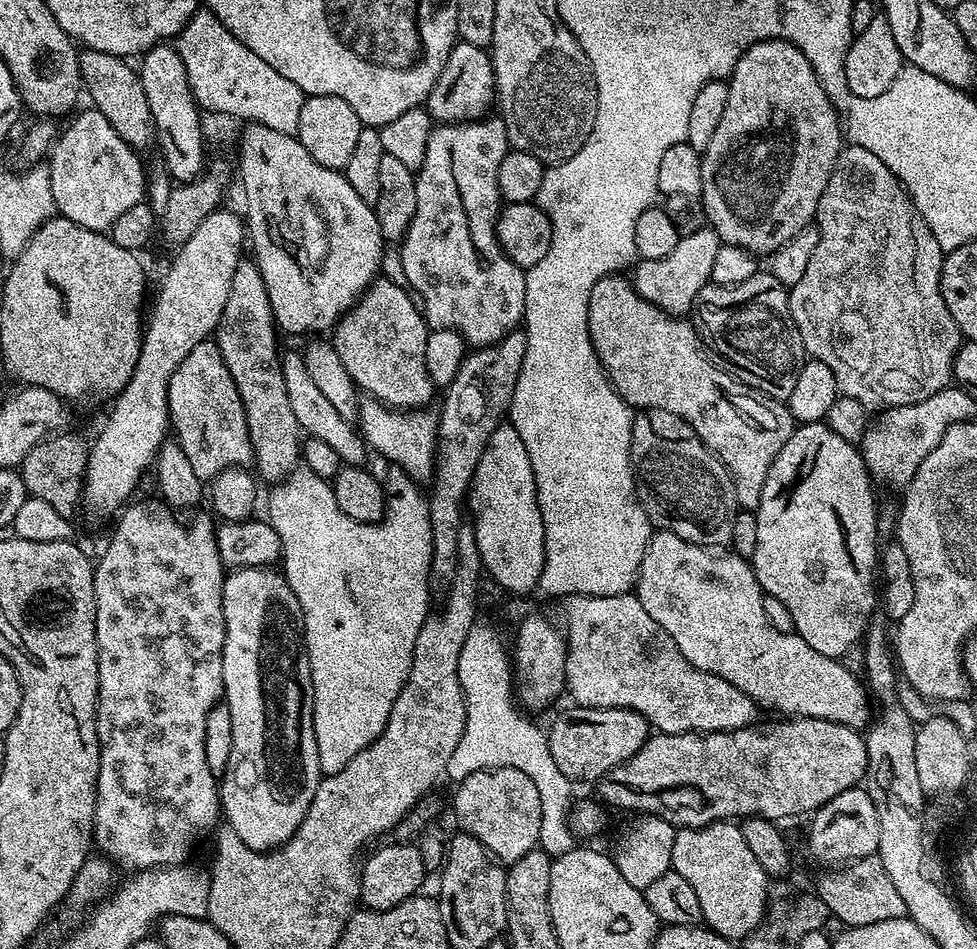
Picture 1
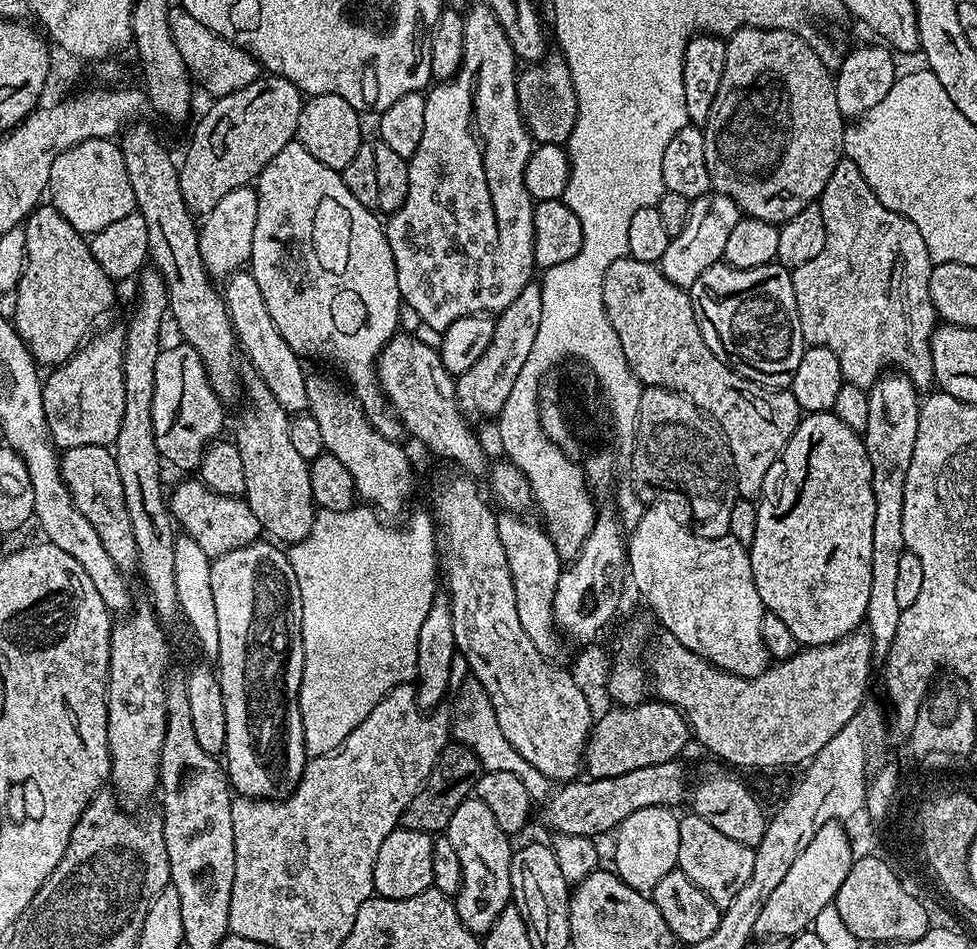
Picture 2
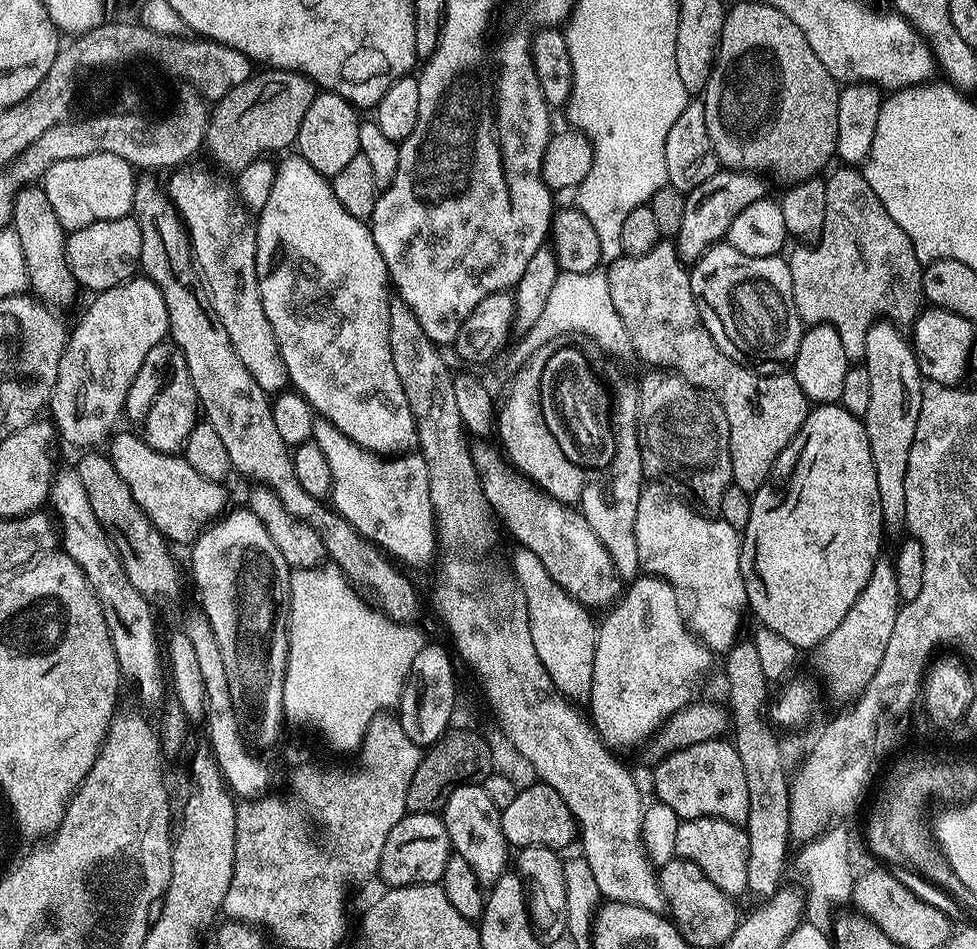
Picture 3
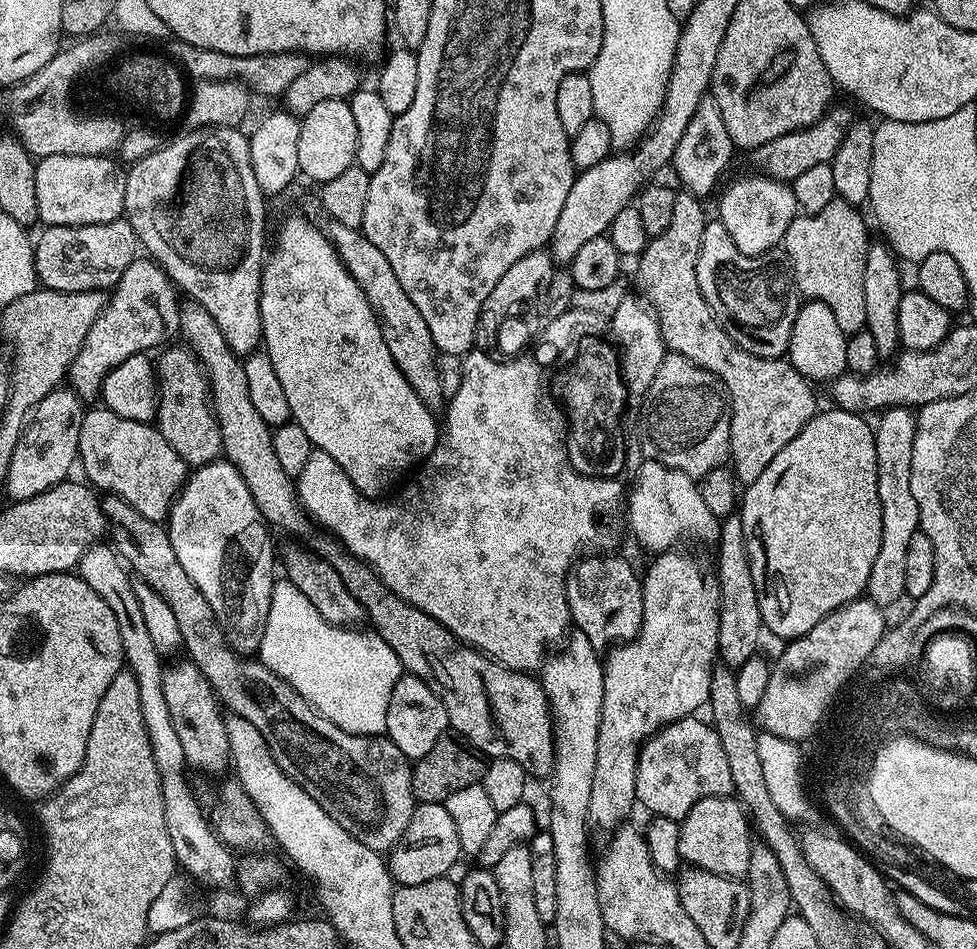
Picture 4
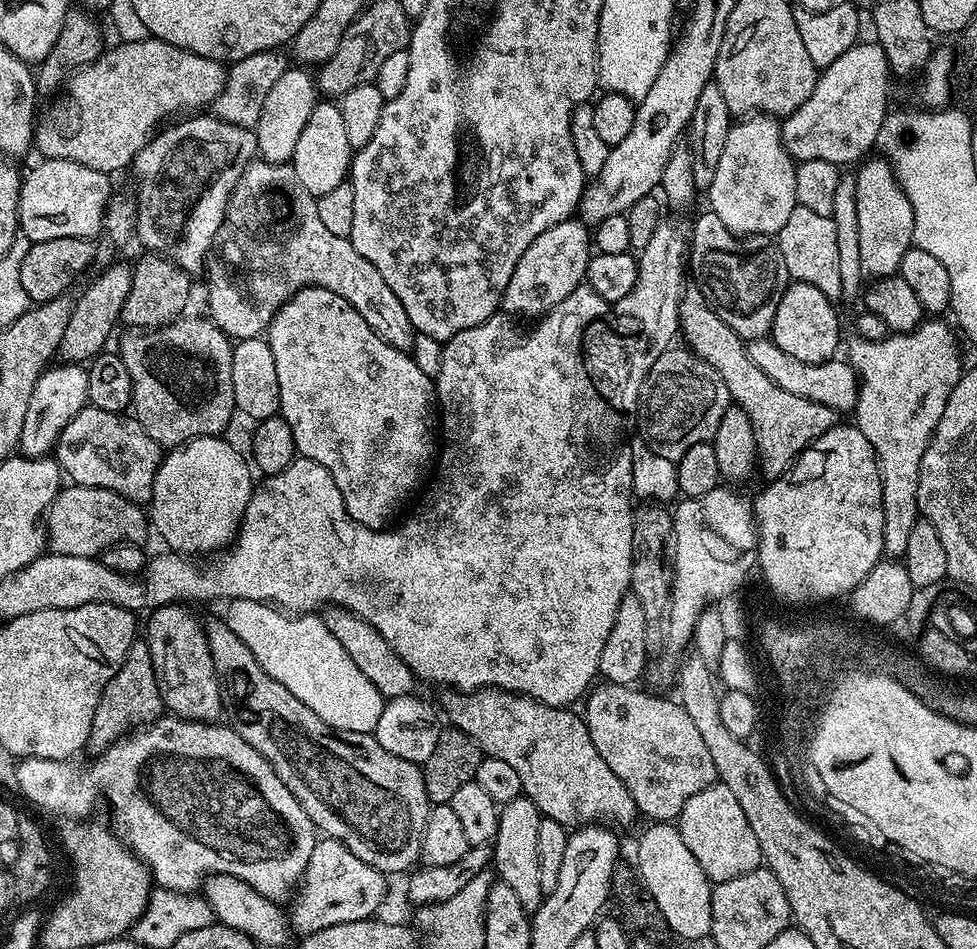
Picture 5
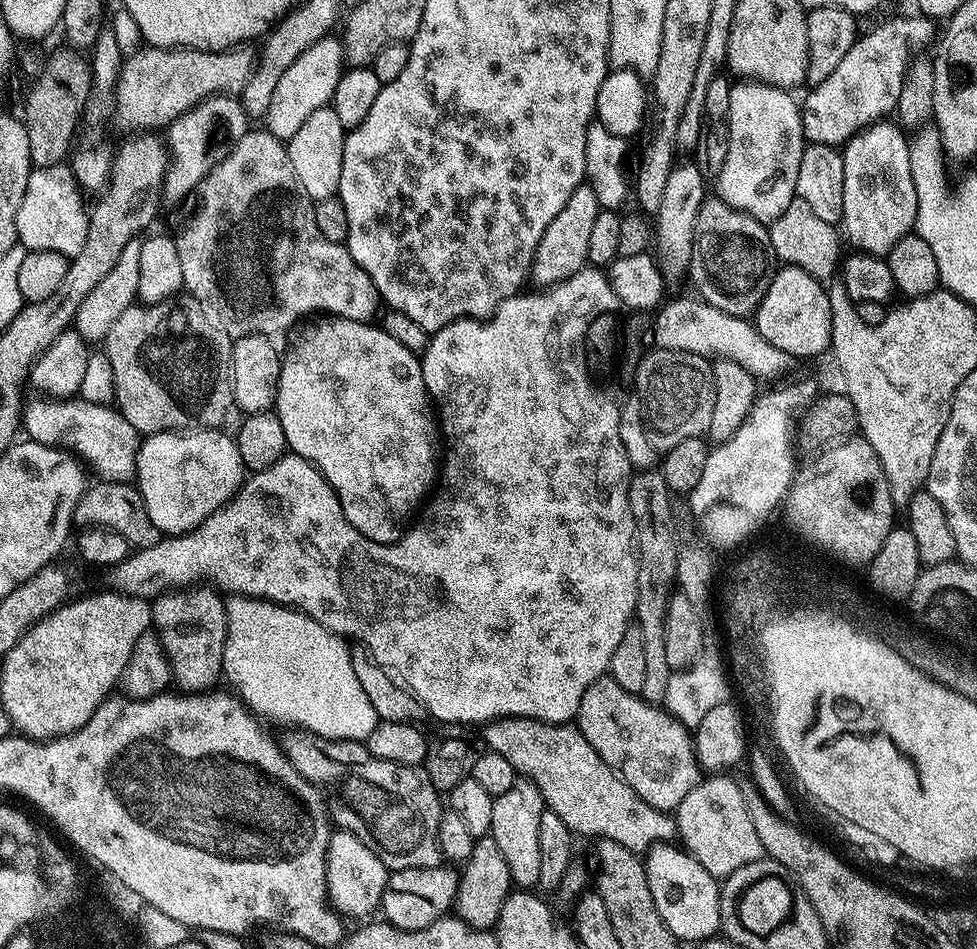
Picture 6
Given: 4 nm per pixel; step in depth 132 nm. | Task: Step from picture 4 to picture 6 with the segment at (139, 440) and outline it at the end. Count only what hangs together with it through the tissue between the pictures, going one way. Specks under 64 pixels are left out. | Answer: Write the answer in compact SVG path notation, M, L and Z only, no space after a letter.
M79 398L38 399L29 404L27 401L22 408L22 428L27 439L71 450L90 466L92 463L101 481L113 480L126 484L135 477L136 455L142 436L134 430L134 426L130 426L130 422L126 422L119 410Z

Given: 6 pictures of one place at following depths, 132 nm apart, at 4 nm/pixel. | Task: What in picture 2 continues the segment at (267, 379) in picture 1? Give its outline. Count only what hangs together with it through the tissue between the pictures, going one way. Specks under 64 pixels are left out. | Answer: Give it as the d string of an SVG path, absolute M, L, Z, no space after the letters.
M250 366L242 372L242 400L248 403L248 409L240 416L234 443L242 454L242 466L246 470L243 499L248 501L254 518L258 518L267 535L269 532L273 536L269 536L273 541L291 546L308 537L318 511L312 503L309 461L303 460L290 442L290 414L278 406L278 398L270 394L270 386L266 386Z

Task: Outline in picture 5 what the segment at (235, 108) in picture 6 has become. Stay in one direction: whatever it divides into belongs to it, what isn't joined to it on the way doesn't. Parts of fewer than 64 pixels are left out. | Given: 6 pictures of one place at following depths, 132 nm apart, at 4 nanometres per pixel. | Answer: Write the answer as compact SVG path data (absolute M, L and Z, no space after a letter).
M192 114L184 119L176 122L181 124L168 126L173 128L165 127L157 131L148 145L132 160L130 172L136 175L140 183L134 191L135 235L138 240L140 236L149 253L165 256L184 272L195 274L199 268L201 271L205 267L221 235L224 215L228 212L228 198L235 190L238 178L257 155L256 134L251 128L227 124L225 120L211 114Z

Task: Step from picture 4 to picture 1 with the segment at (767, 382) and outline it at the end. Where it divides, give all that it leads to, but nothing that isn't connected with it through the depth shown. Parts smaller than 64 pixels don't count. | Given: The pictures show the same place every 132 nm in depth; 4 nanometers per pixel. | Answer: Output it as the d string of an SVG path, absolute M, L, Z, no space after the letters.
M613 274L594 282L588 307L588 330L590 342L598 354L600 364L608 373L608 381L614 390L633 410L651 410L660 408L663 412L678 414L696 432L698 439L704 443L716 457L725 464L732 475L732 485L737 505L744 510L755 510L762 498L762 486L766 486L766 474L774 458L786 446L793 434L794 421L787 403L768 402L760 420L747 416L722 389L716 385L718 369L702 351L700 335L687 319L672 316L658 306L646 302L642 294L636 292L631 279L620 274Z

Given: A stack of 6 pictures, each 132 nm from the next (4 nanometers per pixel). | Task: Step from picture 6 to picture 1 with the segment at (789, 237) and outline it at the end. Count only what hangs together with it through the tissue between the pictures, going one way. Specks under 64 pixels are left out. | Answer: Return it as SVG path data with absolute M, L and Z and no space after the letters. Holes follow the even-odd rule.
M855 146L841 147L834 170L830 174L830 182L826 182L826 190L822 190L822 198L816 207L814 223L820 232L820 241L818 246L814 246L814 254L810 254L810 263L806 265L802 279L788 292L788 309L792 315L794 326L804 343L805 353L813 360L825 362L831 373L834 374L837 391L841 395L861 403L869 412L914 405L930 398L935 392L939 392L942 387L942 381L940 381L940 316L942 317L940 279L946 254L940 249L930 226L926 226L922 214L916 209L916 203L909 196L908 189L877 156L870 154L870 150ZM876 346L888 346L888 348L892 346L892 350L898 346L908 348L910 356L915 358L914 362L910 362L913 366L904 368L902 360L894 360L894 358L898 358L898 352L876 352Z

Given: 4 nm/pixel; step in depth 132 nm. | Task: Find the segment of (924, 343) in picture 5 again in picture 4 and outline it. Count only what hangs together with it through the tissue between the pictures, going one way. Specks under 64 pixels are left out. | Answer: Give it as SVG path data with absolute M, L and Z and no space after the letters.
M889 406L879 413L880 421L875 421L876 461L878 462L878 502L882 502L882 546L878 546L878 558L874 558L874 570L870 570L870 578L866 589L867 595L875 604L889 606L896 599L904 596L906 586L906 546L910 538L920 531L920 515L918 502L914 502L914 490L910 490L910 458L914 450L914 434L916 433L916 417L908 406Z

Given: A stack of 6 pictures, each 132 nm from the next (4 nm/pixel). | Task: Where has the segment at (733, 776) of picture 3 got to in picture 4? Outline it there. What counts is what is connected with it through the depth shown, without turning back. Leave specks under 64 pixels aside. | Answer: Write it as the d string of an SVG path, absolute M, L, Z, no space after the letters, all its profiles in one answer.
M684 716L672 724L665 724L655 736L648 737L640 745L640 761L636 764L636 799L639 807L644 807L653 817L661 816L679 822L702 798L733 795L730 765L719 736L707 719L696 719L700 718Z

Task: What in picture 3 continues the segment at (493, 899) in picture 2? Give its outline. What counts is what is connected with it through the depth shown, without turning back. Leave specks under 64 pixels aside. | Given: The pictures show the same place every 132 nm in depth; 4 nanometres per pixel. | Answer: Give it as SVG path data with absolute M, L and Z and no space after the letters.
M483 784L458 786L442 809L453 853L466 858L466 862L474 866L474 874L478 874L481 884L485 886L491 886L499 876L504 875L510 864L510 845L502 834L500 814L501 809L496 808L494 802L490 802Z

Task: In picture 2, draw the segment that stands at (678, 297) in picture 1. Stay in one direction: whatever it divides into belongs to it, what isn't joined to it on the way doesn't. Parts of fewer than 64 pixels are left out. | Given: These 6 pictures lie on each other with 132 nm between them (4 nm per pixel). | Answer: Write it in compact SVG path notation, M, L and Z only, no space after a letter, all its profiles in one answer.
M715 190L691 201L691 206L692 212L688 215L682 234L669 239L666 254L662 254L658 265L663 276L670 278L674 286L685 290L691 289L692 284L698 282L702 270L710 270L710 266L723 261L726 241L730 239L730 233L742 218L739 206L726 194Z

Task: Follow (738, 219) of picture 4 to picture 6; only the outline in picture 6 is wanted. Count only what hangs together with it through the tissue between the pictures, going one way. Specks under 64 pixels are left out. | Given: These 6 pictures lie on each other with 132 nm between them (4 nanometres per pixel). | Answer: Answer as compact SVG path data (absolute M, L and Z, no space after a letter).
M745 79L732 84L730 110L728 111L728 153L719 176L714 181L715 191L720 199L730 206L750 214L760 224L771 225L773 220L782 218L786 206L796 199L798 162L802 162L802 150L806 143L804 127L800 117L801 105L793 93L786 88L775 88L759 80Z

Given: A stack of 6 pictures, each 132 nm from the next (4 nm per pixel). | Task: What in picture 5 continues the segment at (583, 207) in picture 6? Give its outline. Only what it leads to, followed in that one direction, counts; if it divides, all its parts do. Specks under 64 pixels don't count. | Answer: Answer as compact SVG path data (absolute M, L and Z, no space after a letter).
M569 218L558 226L550 226L550 230L538 234L538 238L526 246L526 254L518 258L518 266L514 266L514 274L510 274L510 282L504 291L503 311L516 318L528 314L532 318L543 317L544 313L558 306L558 302L585 283L593 252L590 228L583 220Z

